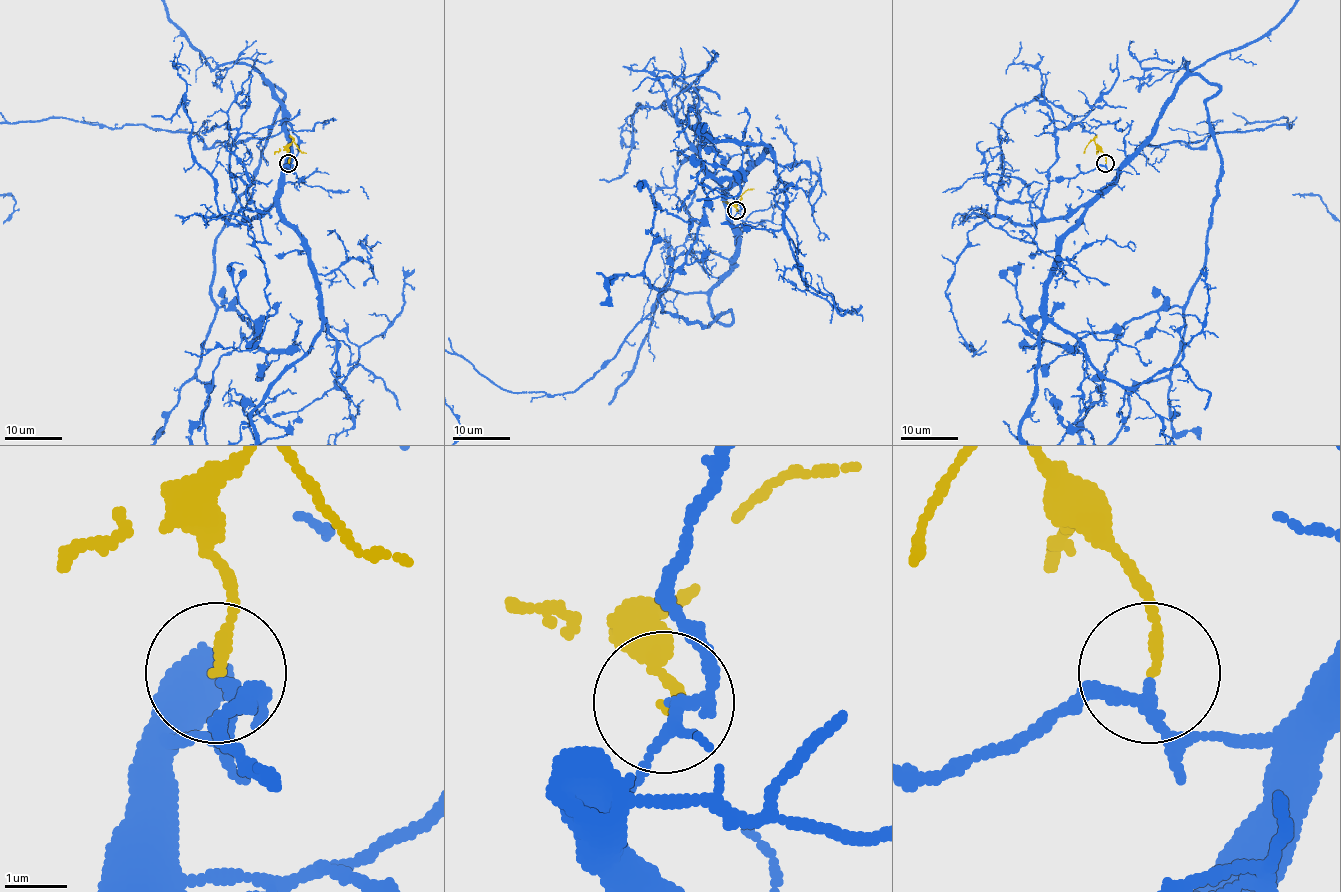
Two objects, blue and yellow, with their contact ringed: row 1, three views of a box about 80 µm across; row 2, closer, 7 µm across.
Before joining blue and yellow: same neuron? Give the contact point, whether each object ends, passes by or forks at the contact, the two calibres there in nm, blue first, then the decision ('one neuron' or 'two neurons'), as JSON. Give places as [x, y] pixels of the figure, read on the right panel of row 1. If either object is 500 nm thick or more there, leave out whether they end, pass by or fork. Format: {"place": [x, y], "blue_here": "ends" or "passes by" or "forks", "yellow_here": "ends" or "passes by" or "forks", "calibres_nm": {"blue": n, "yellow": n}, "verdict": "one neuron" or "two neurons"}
{"place": [1105, 163], "blue_here": "passes by", "yellow_here": "ends", "calibres_nm": {"blue": 160, "yellow": 160}, "verdict": "one neuron"}

